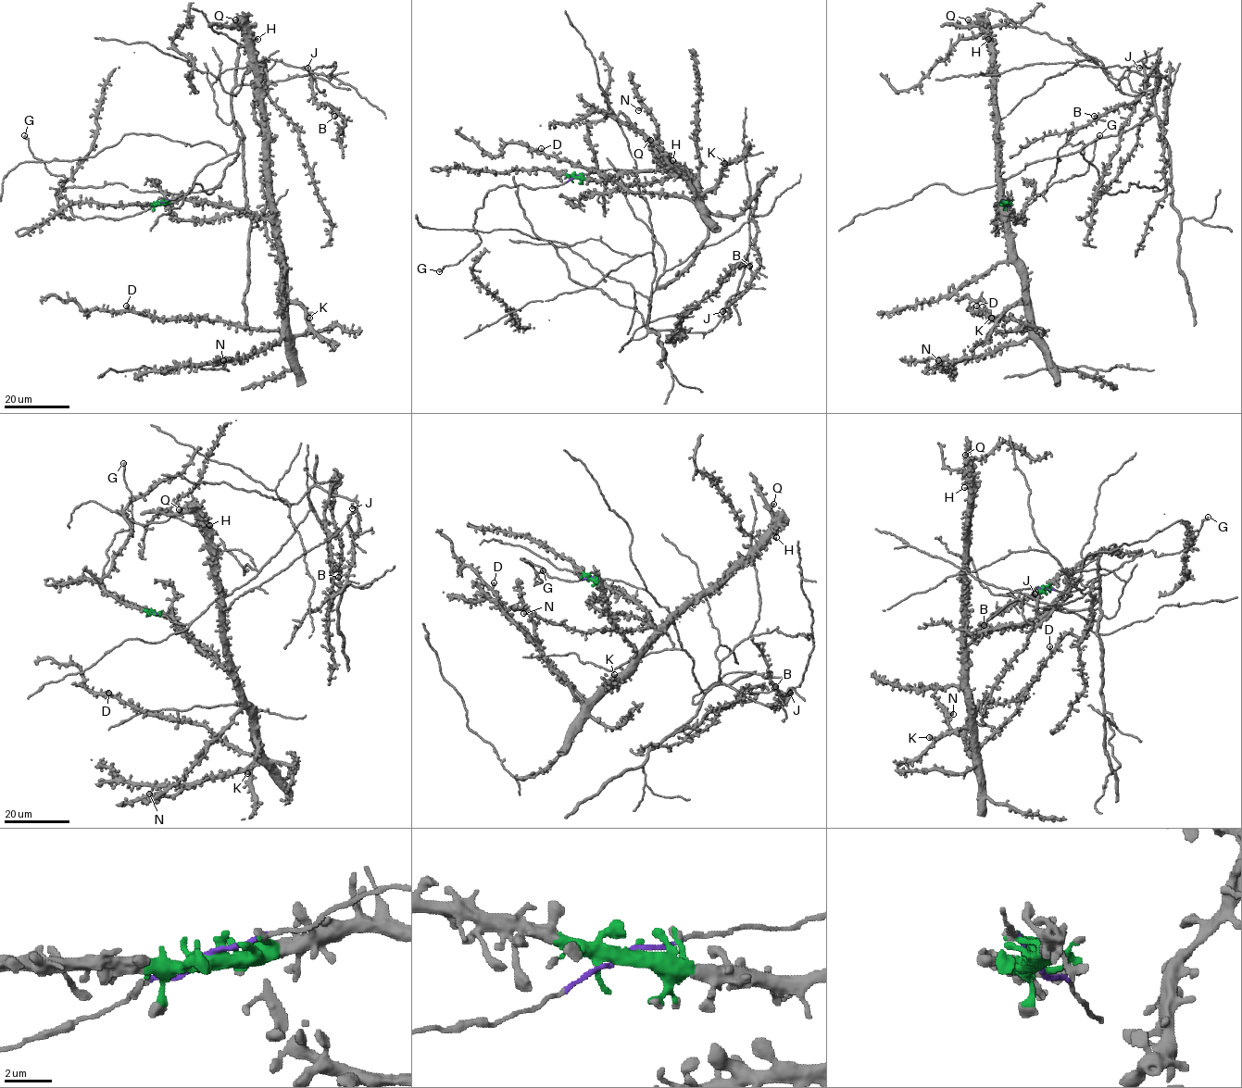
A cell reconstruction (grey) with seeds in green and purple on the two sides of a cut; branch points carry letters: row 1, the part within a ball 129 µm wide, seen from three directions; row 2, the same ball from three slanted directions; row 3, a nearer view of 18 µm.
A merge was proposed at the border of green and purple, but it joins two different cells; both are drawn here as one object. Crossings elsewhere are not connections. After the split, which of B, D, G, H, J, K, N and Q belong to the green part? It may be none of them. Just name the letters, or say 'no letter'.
D, H, K, N, Q

